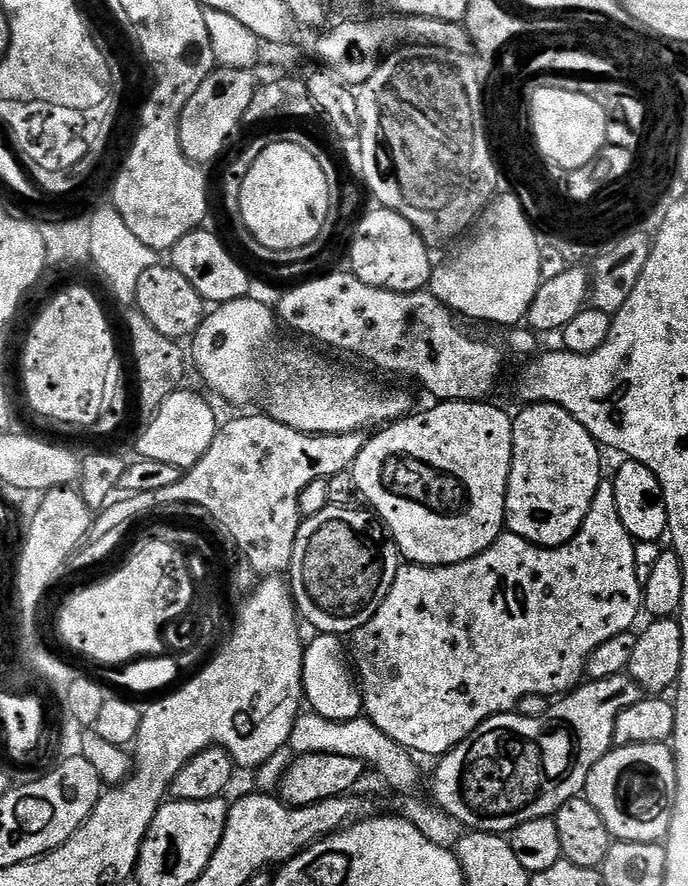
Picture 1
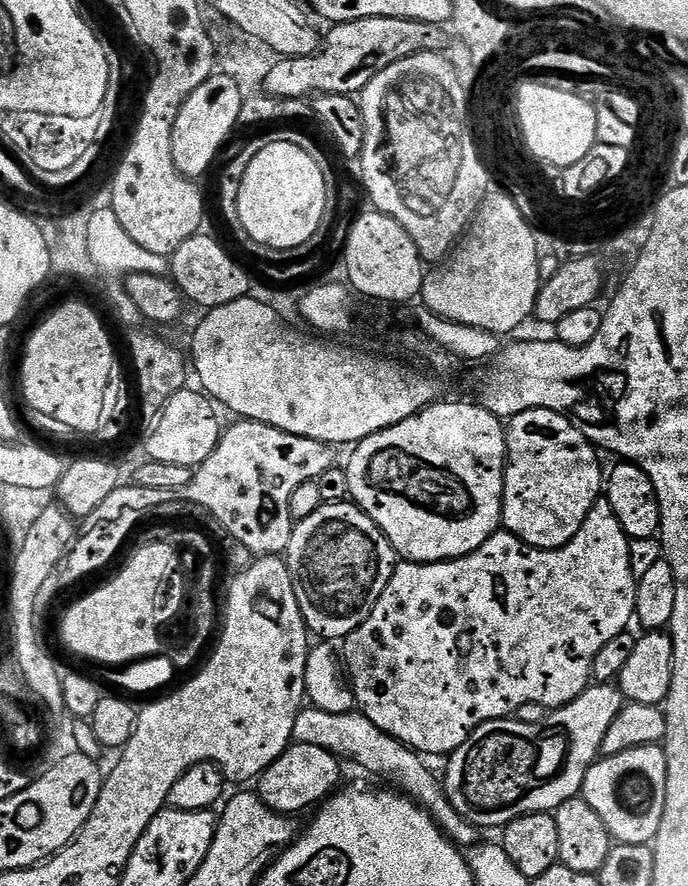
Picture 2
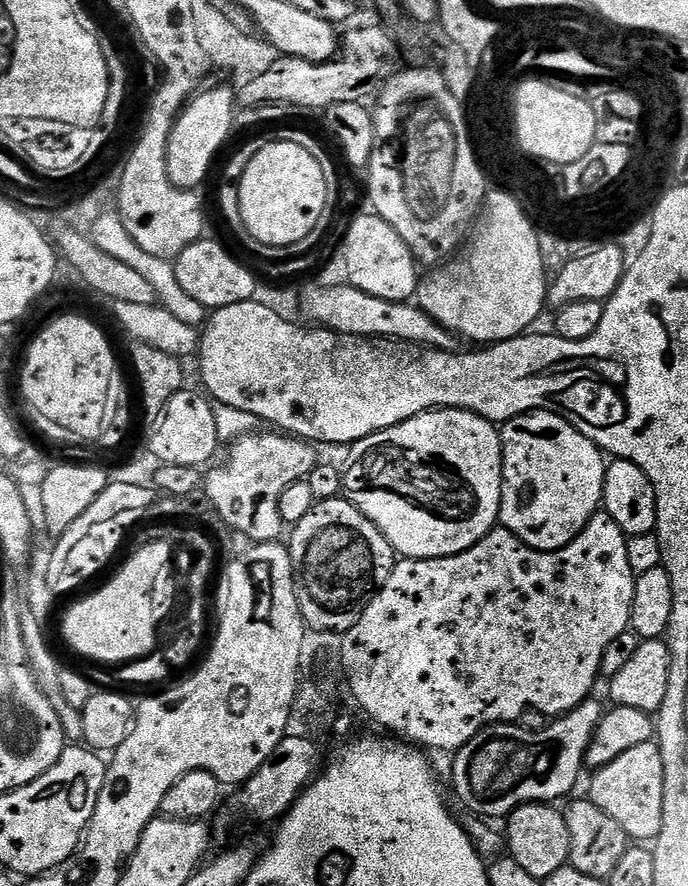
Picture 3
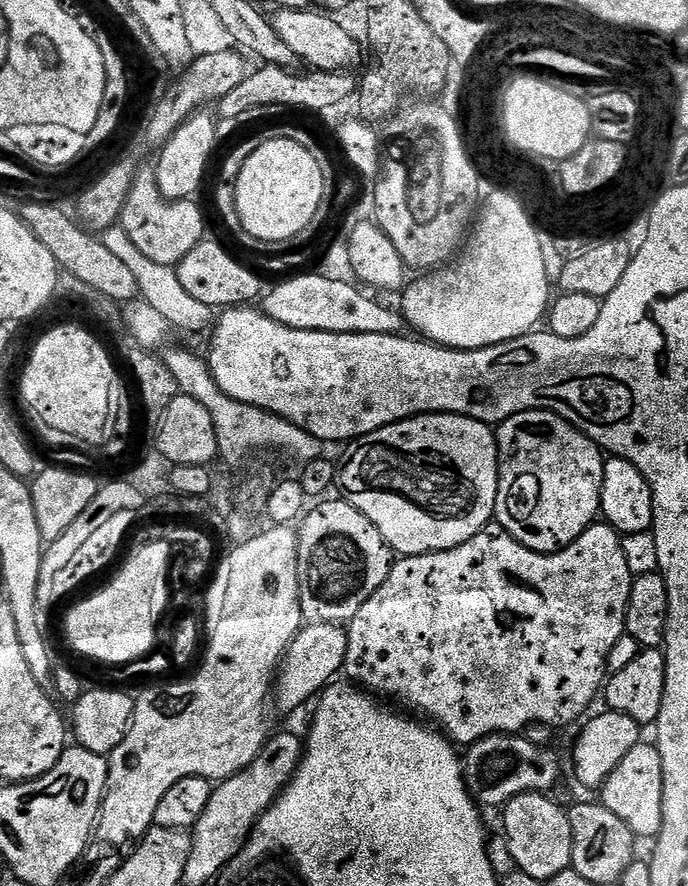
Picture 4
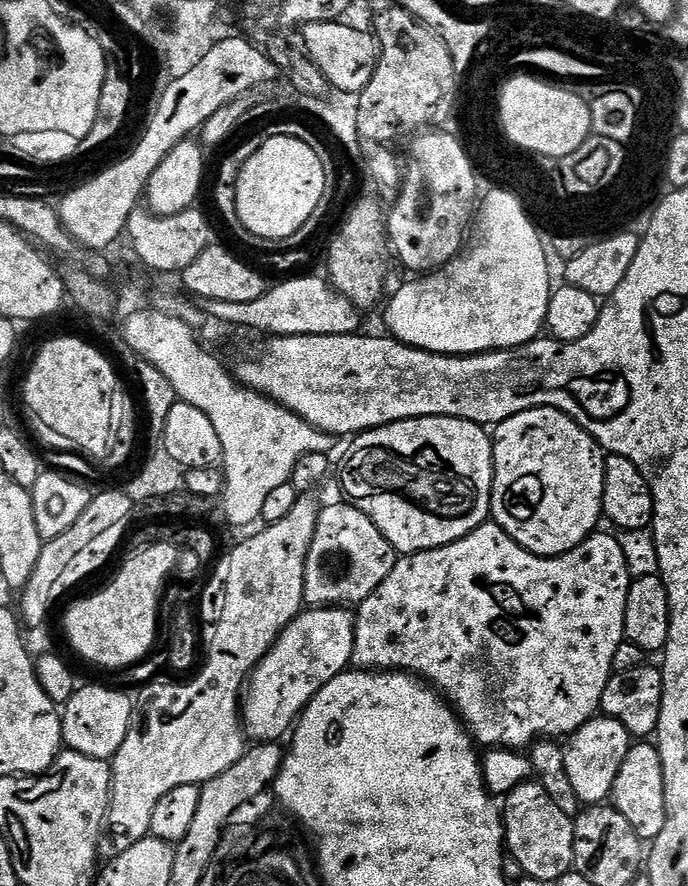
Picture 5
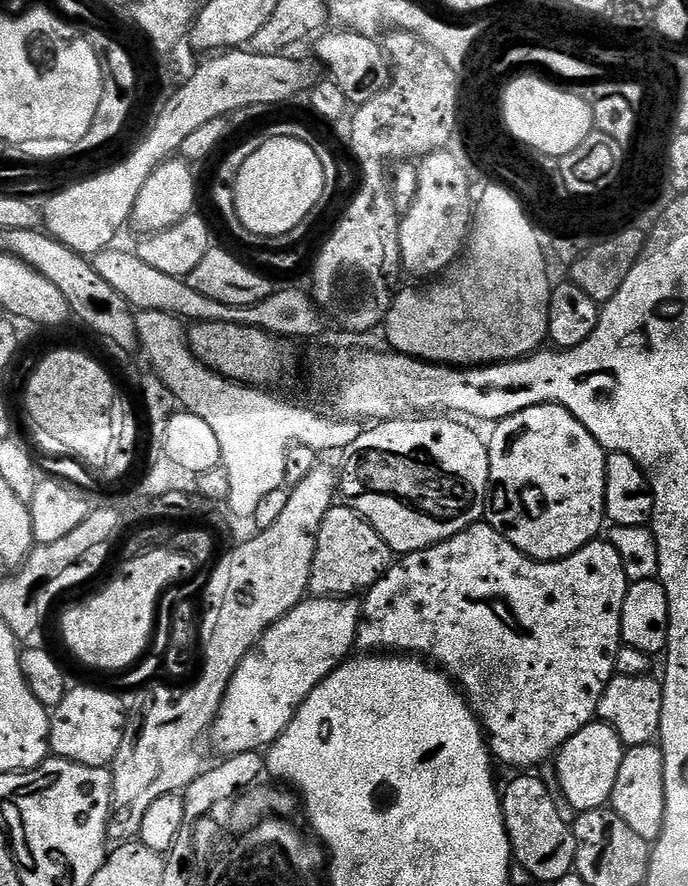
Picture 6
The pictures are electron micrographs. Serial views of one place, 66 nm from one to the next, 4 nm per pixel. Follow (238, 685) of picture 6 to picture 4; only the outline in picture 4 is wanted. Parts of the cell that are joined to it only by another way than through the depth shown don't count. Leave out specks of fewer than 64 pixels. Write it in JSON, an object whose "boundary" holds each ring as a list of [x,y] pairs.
{"boundary":[[[305,623],[292,639],[288,653],[280,661],[274,685],[274,704],[284,712],[292,712],[304,703],[315,701],[320,693],[341,675],[346,658],[347,631],[338,624]]]}

